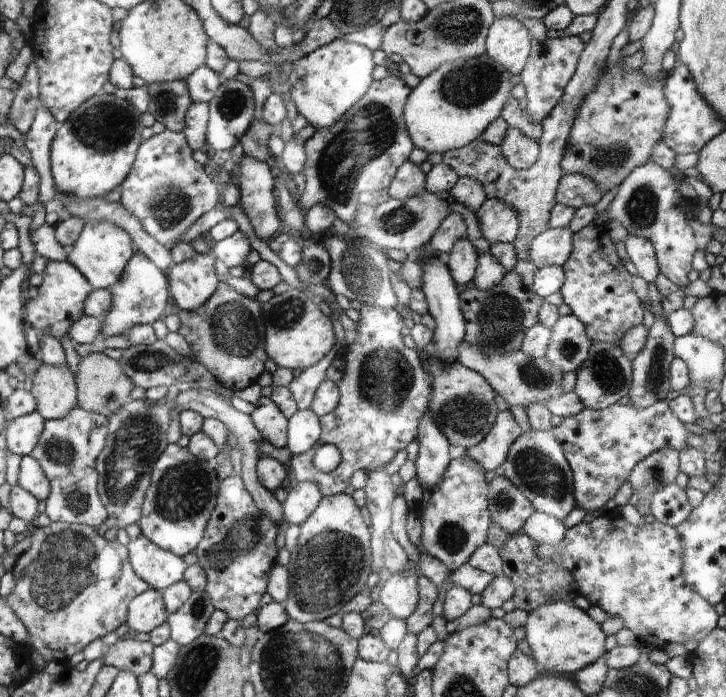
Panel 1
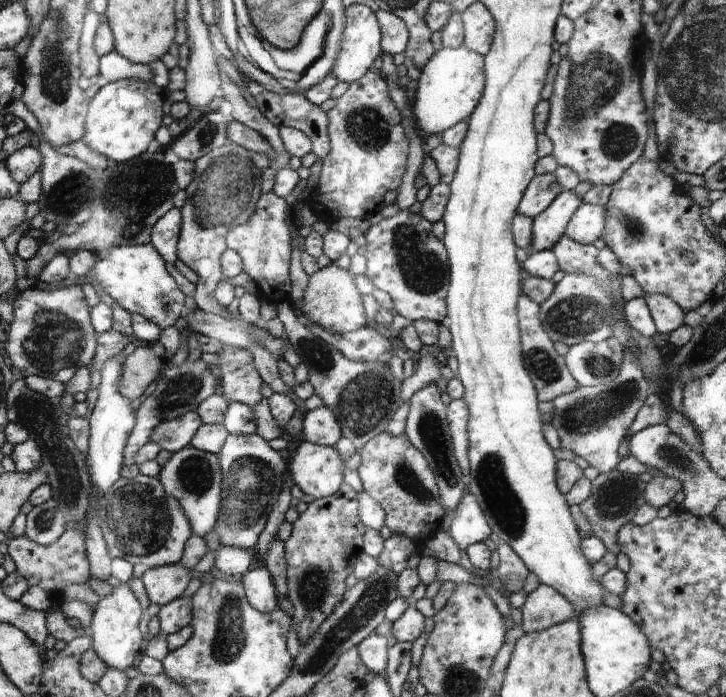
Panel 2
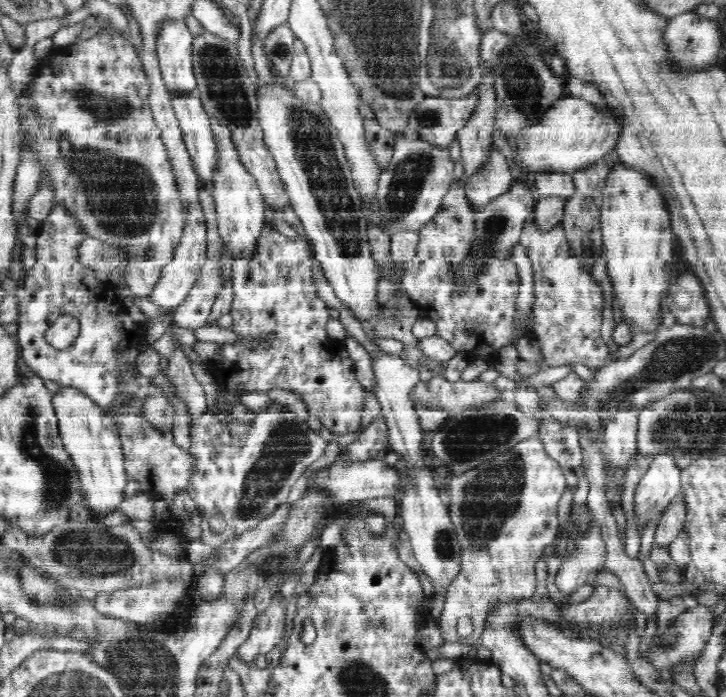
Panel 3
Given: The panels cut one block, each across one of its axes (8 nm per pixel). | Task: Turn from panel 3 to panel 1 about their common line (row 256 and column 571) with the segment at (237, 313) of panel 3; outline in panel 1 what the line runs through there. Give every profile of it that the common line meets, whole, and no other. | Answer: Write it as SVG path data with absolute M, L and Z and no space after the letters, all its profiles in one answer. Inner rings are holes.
M590 224L573 233L573 252L561 267L565 282L558 293L563 303L568 304L574 316L585 325L592 342L619 344L632 328L646 324L647 304L642 304L636 296L632 276L620 262L606 232L598 232Z

